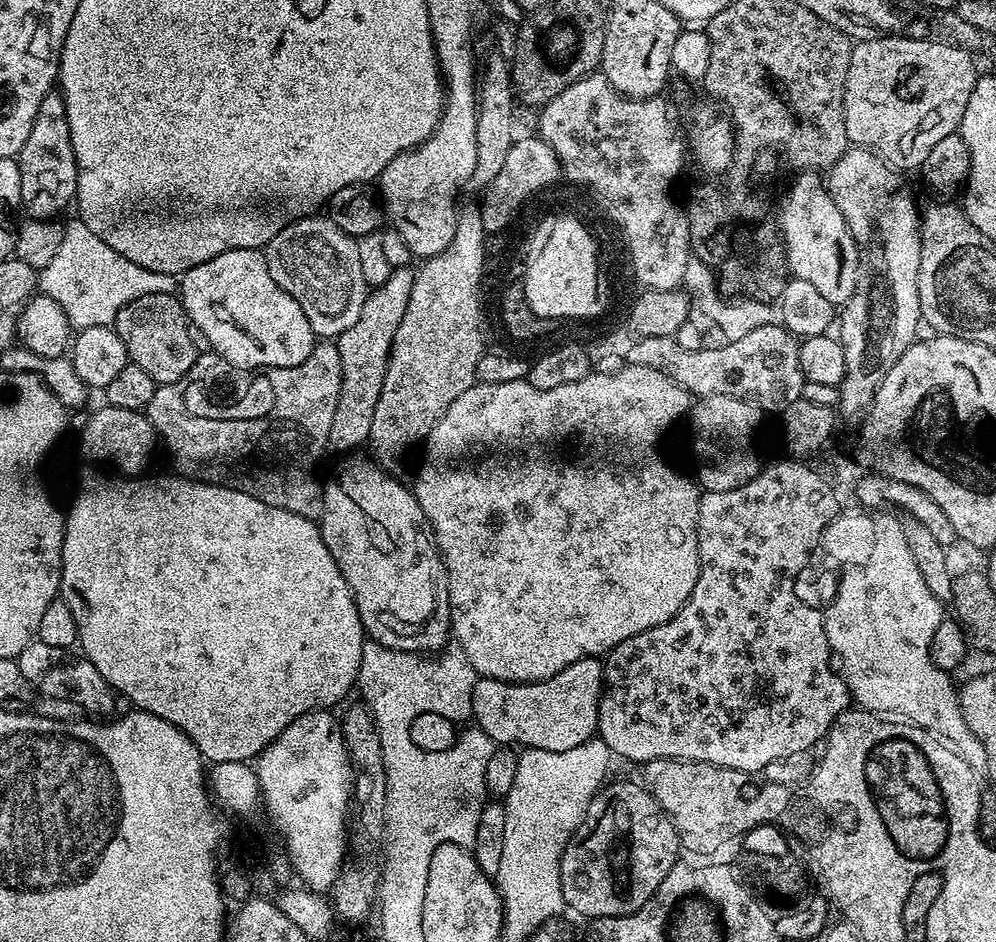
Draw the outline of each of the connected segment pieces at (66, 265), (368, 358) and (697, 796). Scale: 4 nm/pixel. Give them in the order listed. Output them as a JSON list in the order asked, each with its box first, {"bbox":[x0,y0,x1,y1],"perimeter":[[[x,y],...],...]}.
[{"bbox":[52,218,178,315],"perimeter":[[[72,218],[68,225],[66,223],[63,225],[58,254],[54,254],[54,259],[56,260],[56,268],[52,268],[52,272],[56,272],[56,299],[54,301],[58,302],[58,306],[65,314],[90,314],[92,312],[92,314],[117,315],[122,310],[122,306],[134,302],[134,298],[142,298],[146,294],[159,292],[172,294],[178,288],[177,277],[146,270],[130,262],[130,258],[122,258],[118,250],[110,250],[110,246],[106,246],[106,242],[102,242],[102,238],[98,238],[98,234],[94,234],[94,230],[90,230],[90,226],[86,226],[78,218]]]},{"bbox":[329,267,415,454],"perimeter":[[[411,267],[393,268],[386,282],[373,287],[365,295],[362,314],[358,314],[358,322],[350,326],[341,336],[335,337],[338,358],[342,358],[342,386],[338,390],[338,406],[335,407],[333,424],[330,425],[329,449],[346,454],[355,451],[360,444],[369,441],[372,432],[374,407],[378,406],[378,394],[382,394],[382,382],[386,378],[388,355],[394,342],[394,334],[398,334],[398,325],[402,322],[402,314],[406,314],[406,306],[410,302],[410,290],[414,286],[415,271]]]},{"bbox":[642,758,756,856],"perimeter":[[[661,758],[650,760],[643,765],[644,777],[642,783],[648,793],[658,802],[661,812],[670,818],[676,827],[676,834],[680,839],[680,847],[685,853],[697,852],[704,856],[707,852],[716,852],[727,840],[743,837],[748,832],[748,796],[756,796],[752,792],[752,784],[748,784],[746,772],[739,772],[733,768],[723,768],[717,764],[707,764],[701,760],[669,760]]]}]

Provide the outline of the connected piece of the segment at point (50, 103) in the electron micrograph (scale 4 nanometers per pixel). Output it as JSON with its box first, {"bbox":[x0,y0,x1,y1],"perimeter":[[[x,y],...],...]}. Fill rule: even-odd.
{"bbox":[18,90,78,218],"perimeter":[[[53,90],[42,98],[34,126],[30,126],[30,138],[22,146],[18,157],[20,177],[22,178],[23,207],[28,208],[27,215],[32,218],[56,218],[67,204],[76,198],[78,170],[74,158],[74,146],[70,142],[70,126],[66,118],[64,97]]]}

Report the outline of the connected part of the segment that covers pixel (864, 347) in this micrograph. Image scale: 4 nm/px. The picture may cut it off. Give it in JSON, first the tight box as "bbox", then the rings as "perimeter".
{"bbox":[826,146,922,417],"perimeter":[[[859,146],[849,147],[848,151],[843,152],[836,159],[835,164],[832,165],[826,176],[826,187],[836,204],[836,209],[840,211],[848,227],[849,234],[854,238],[854,246],[858,250],[858,266],[854,270],[856,289],[853,290],[852,297],[850,295],[847,297],[846,303],[842,308],[842,319],[838,324],[838,329],[840,328],[840,332],[838,331],[838,339],[844,346],[844,354],[846,356],[846,370],[844,371],[842,382],[838,386],[838,393],[840,392],[840,406],[838,405],[838,408],[841,413],[844,411],[848,416],[858,415],[857,417],[859,417],[861,414],[867,413],[868,409],[872,406],[872,399],[876,396],[878,386],[886,378],[890,366],[894,366],[894,362],[898,362],[898,358],[902,358],[902,354],[906,354],[908,347],[916,343],[918,339],[918,333],[916,331],[922,328],[920,303],[918,302],[918,266],[920,265],[920,222],[918,208],[916,212],[916,204],[912,201],[912,192],[908,189],[907,182],[900,176],[903,175],[897,169],[893,168],[892,165],[880,159],[871,148],[861,148]]]}

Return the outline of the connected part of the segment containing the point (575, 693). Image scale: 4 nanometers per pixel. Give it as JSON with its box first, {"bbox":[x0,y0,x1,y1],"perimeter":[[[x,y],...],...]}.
{"bbox":[472,656,604,750],"perimeter":[[[587,656],[578,662],[574,662],[570,666],[566,666],[558,674],[554,674],[545,680],[534,680],[531,682],[513,682],[510,680],[495,680],[489,676],[477,679],[476,684],[472,687],[472,715],[475,727],[484,731],[492,741],[500,746],[517,746],[516,744],[524,744],[525,749],[537,748],[538,750],[574,750],[574,746],[582,746],[588,740],[593,739],[596,732],[596,714],[600,705],[600,693],[604,687],[604,665],[595,656]]]}

